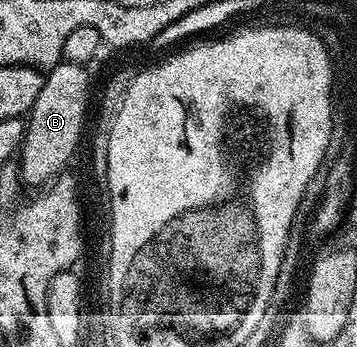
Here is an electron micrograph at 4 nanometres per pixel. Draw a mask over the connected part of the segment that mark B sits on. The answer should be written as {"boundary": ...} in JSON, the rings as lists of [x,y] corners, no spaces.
{"boundary":[[[67,61],[46,71],[41,96],[37,96],[26,119],[23,144],[17,154],[17,166],[26,185],[28,182],[31,186],[39,186],[35,188],[46,187],[60,177],[72,161],[70,152],[75,138],[85,132],[83,117],[87,114],[87,93],[91,90],[87,71],[86,65]]]}

